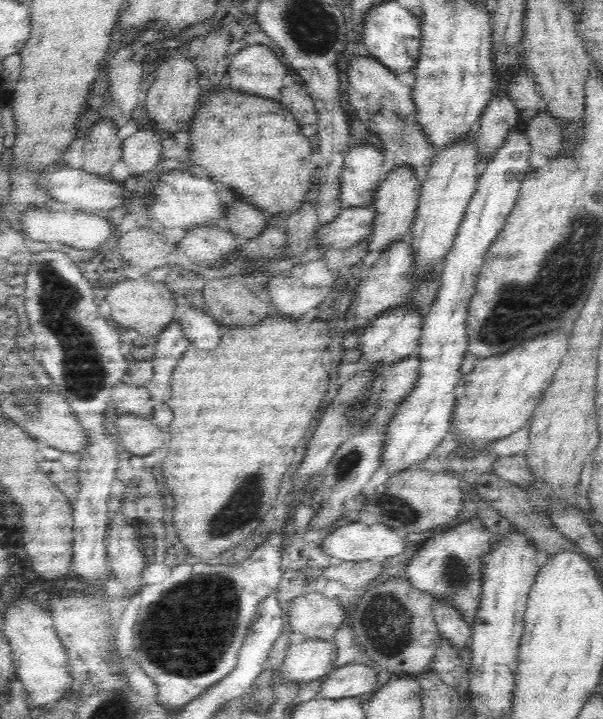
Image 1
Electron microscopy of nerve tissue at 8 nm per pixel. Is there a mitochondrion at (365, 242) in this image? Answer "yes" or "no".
no

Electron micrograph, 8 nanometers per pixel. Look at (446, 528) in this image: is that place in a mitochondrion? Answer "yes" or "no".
no

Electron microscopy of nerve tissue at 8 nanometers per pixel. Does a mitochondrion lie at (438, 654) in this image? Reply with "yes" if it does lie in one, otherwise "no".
no

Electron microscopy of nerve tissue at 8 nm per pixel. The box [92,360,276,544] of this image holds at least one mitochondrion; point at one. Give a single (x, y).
(244, 507)

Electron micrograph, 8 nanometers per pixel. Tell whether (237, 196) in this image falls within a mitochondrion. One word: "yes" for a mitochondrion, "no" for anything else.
no

